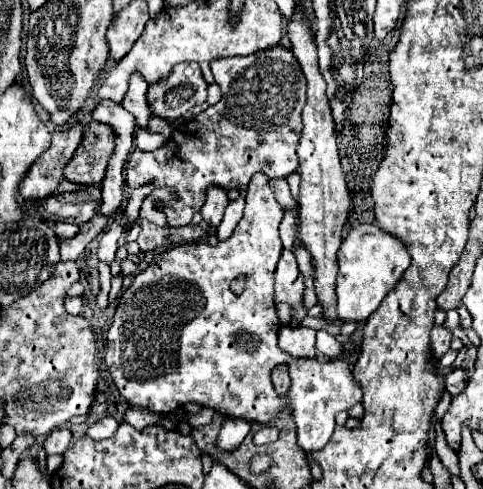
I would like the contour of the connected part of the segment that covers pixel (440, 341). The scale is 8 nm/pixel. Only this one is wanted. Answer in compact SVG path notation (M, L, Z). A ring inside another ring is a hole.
M435 325L431 329L431 347L433 347L433 353L437 359L441 359L441 355L445 355L445 351L449 349L451 337L453 337L453 333L445 325Z

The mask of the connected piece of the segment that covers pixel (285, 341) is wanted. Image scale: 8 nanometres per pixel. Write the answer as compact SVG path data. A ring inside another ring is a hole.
M281 327L279 331L279 347L285 353L305 353L315 355L315 329L309 327Z

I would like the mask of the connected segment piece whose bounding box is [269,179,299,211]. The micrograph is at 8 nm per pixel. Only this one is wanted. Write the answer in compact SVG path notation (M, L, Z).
M271 179L269 185L271 185L273 193L275 193L277 203L283 207L283 211L299 211L299 205L293 199L293 195L291 195L289 185L285 183L285 179Z

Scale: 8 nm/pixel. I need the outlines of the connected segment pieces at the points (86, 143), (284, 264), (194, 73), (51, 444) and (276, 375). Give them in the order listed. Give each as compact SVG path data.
M89 121L79 149L63 169L65 179L79 185L101 185L113 149L115 149L113 129L109 129L109 125Z
M283 249L275 269L275 303L287 303L295 319L305 319L307 309L303 305L303 291L303 275L297 269L297 261L291 251Z
M195 61L179 63L173 73L159 83L149 85L147 101L155 115L173 121L183 117L191 107L207 99L207 83Z
M61 427L61 429L55 429L51 431L47 437L45 437L45 451L47 455L53 455L53 453L65 453L69 449L69 443L71 443L71 431Z
M277 365L277 369L273 369L271 377L273 377L273 385L275 385L277 393L287 393L287 389L289 389L287 365Z

